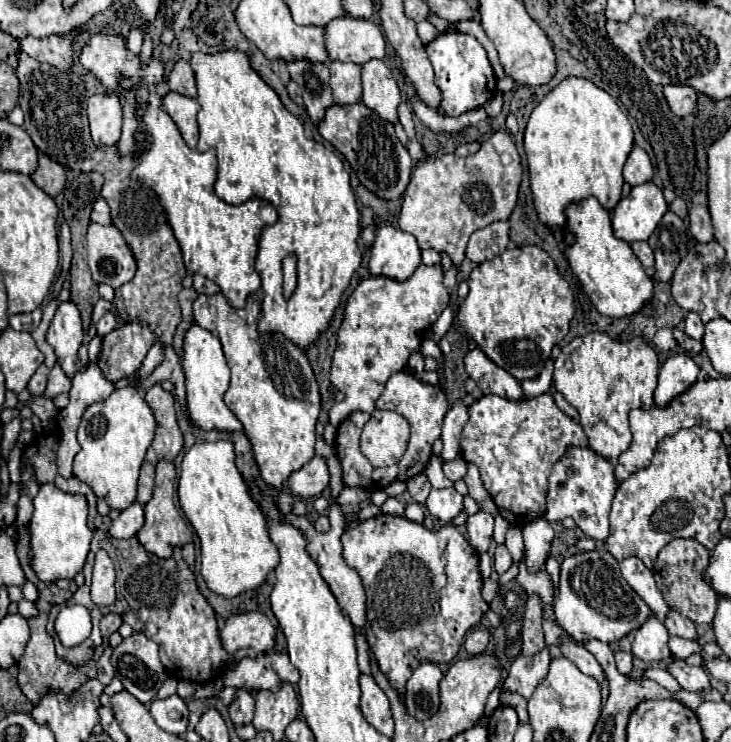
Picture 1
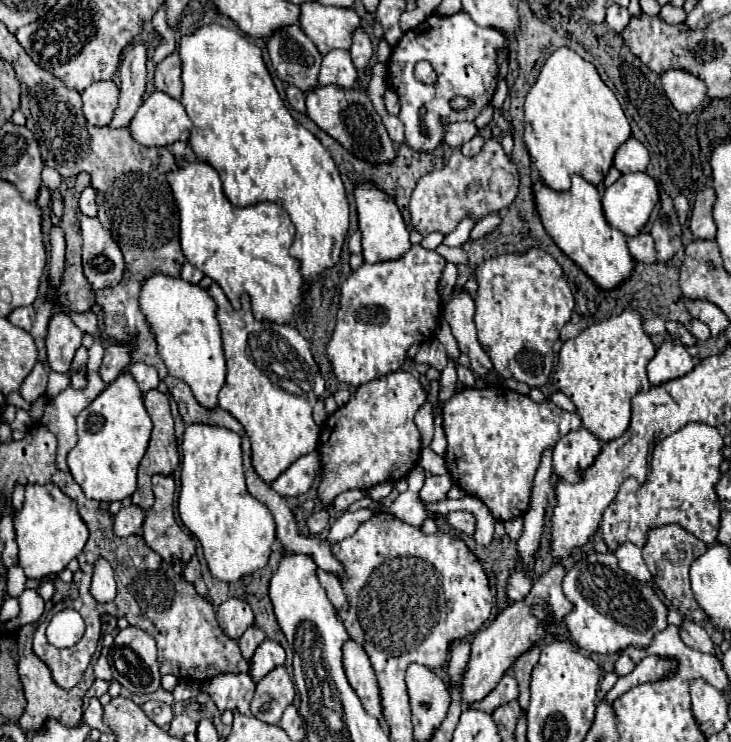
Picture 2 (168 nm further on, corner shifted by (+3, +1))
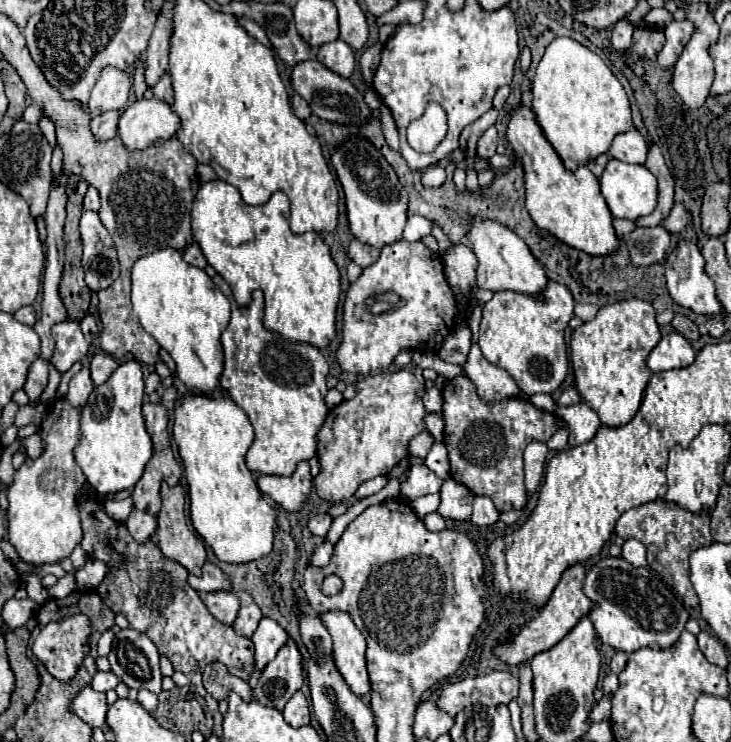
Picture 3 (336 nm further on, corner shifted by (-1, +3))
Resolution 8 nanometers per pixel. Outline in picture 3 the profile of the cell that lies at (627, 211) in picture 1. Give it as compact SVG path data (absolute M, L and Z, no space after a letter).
M610 158L602 178L600 178L602 196L606 198L606 204L614 218L626 218L626 220L638 220L642 216L648 216L656 208L658 200L658 182L656 176L640 164L626 164L620 160Z

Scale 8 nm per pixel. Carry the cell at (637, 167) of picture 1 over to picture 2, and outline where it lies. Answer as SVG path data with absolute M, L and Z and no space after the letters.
M630 136L618 150L616 150L616 156L614 156L614 166L622 172L622 174L628 174L628 172L642 172L646 170L650 158L648 158L648 150L646 146L636 140L634 136Z

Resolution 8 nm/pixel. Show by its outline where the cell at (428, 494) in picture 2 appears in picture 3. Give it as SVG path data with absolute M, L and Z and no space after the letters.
M424 464L422 466L410 466L406 480L402 482L400 492L404 496L408 496L410 500L426 496L426 494L434 494L442 488L442 478L438 478L432 470L428 470Z

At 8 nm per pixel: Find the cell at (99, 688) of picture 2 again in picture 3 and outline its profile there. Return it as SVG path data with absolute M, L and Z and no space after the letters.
M96 672L91 686L96 691L106 693L109 690L114 690L114 688L118 686L118 682L120 682L120 680L118 680L112 672Z

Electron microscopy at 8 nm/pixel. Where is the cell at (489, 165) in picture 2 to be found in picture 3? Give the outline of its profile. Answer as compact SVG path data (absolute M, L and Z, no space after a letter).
M494 126L482 134L478 142L478 154L484 154L486 158L492 158L496 154L496 128Z

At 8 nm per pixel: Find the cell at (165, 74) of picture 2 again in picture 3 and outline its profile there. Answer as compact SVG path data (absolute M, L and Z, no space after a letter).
M166 72L164 76L160 76L158 84L154 86L154 98L166 100L168 104L174 102L174 90L172 90L172 78L170 78L170 72Z

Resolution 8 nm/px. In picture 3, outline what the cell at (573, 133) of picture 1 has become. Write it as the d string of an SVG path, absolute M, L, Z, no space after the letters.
M556 38L542 56L536 76L532 80L532 110L536 122L540 124L546 140L552 144L554 152L560 156L566 170L574 172L578 166L586 166L590 158L598 158L610 150L610 144L616 134L628 132L632 128L630 102L618 78L602 62L602 58L590 52L586 46L578 44L572 38Z

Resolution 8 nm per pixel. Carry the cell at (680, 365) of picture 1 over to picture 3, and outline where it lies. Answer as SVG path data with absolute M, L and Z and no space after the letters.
M666 334L658 342L658 346L650 352L646 364L652 372L664 372L664 370L676 370L676 368L686 368L694 362L696 354L690 346L690 342L678 334Z

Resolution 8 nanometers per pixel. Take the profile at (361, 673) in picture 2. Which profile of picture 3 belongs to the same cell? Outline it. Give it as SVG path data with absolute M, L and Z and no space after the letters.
M328 612L322 614L334 638L334 662L346 684L358 696L370 696L370 678L366 670L366 640L354 626L348 614Z

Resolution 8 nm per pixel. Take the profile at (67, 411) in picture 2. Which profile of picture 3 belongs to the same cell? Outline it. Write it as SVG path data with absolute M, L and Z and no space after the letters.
M58 398L50 404L44 422L40 424L40 434L46 440L46 452L38 460L26 460L20 470L14 474L14 482L8 488L8 538L16 548L18 556L34 566L56 564L72 554L72 550L82 542L84 532L78 516L76 494L80 484L86 482L80 466L74 462L74 446L80 442L80 406L72 406L66 398Z

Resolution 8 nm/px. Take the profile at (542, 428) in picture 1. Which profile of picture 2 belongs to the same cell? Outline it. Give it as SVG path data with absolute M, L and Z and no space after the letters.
M500 384L462 388L444 406L444 430L448 438L444 458L454 484L466 494L480 498L498 522L506 522L528 510L532 480L544 448L554 446L554 442L580 426L578 414L554 406L550 400L536 404L530 396Z

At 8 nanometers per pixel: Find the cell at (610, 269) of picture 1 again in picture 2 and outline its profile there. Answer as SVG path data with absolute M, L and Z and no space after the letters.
M572 176L572 186L570 190L556 192L548 188L540 178L532 184L532 194L534 194L534 204L536 212L542 220L542 226L546 228L548 236L556 242L556 246L572 258L600 288L610 290L624 282L634 268L634 260L628 252L626 246L626 236L612 228L604 220L602 212L602 200L600 192L594 184L586 182L582 176Z

